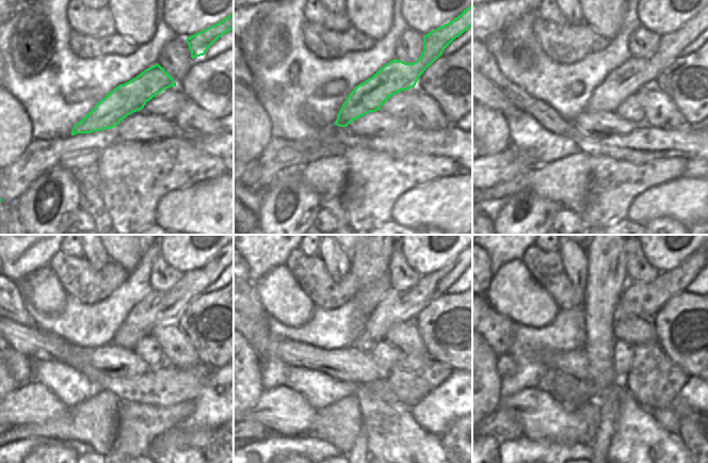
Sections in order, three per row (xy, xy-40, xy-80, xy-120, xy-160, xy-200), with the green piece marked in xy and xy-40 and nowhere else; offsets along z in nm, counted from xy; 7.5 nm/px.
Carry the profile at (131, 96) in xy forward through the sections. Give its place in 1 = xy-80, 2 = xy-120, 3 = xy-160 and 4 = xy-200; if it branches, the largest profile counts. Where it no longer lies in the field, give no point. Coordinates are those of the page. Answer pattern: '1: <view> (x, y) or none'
1: xy-80 (629, 78)
2: xy-120 (158, 307)
3: xy-160 (396, 306)
4: xy-200 (644, 300)

